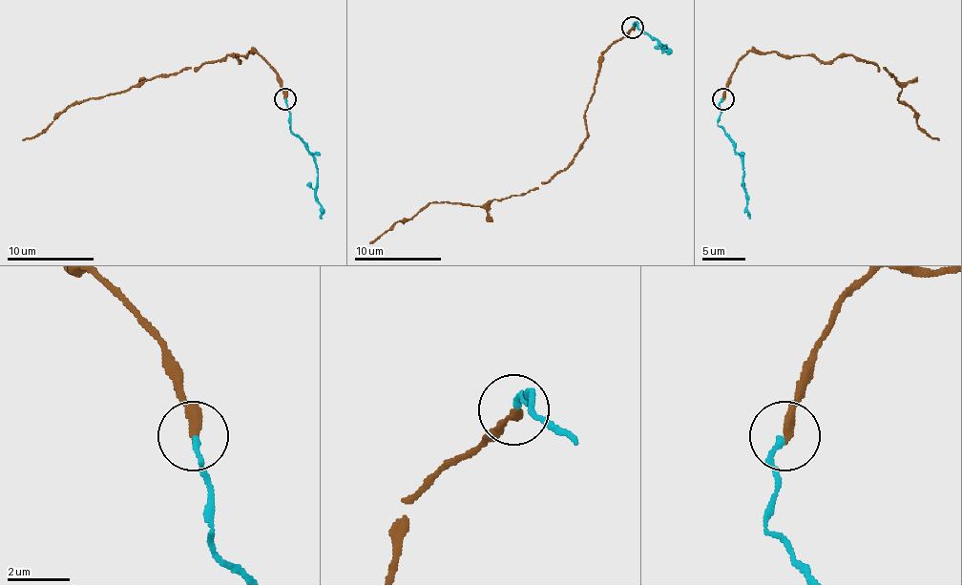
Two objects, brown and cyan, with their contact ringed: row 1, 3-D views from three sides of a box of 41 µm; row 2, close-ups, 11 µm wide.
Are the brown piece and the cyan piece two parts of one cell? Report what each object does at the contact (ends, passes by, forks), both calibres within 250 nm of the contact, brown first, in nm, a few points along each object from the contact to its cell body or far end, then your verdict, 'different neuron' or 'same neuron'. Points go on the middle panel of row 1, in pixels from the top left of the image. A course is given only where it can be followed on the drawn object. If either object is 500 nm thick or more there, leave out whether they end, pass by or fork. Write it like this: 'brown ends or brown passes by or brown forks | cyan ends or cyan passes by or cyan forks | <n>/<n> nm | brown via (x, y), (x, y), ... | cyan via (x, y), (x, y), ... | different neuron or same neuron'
brown ends | cyan ends | 320/170 nm | brown via (632, 27), (603, 54), (584, 114), (586, 137), (574, 158), (538, 187), (484, 206), (430, 202), (369, 243) | cyan via (632, 27), (637, 22), (669, 54) | same neuron

